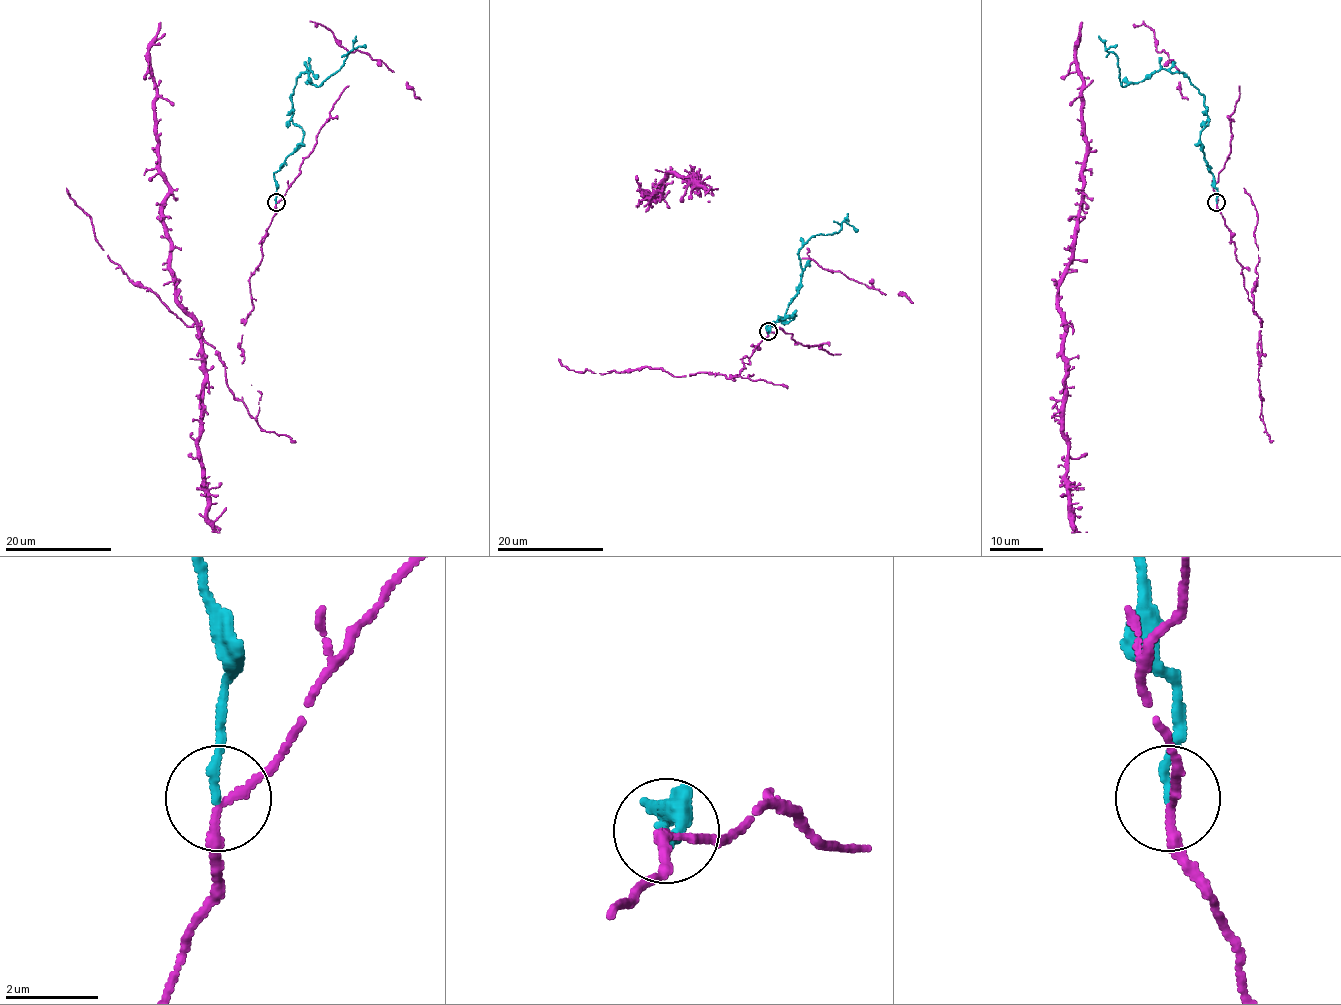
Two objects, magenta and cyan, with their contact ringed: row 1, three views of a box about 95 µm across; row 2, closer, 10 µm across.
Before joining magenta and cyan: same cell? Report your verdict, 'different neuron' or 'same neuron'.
different neuron

